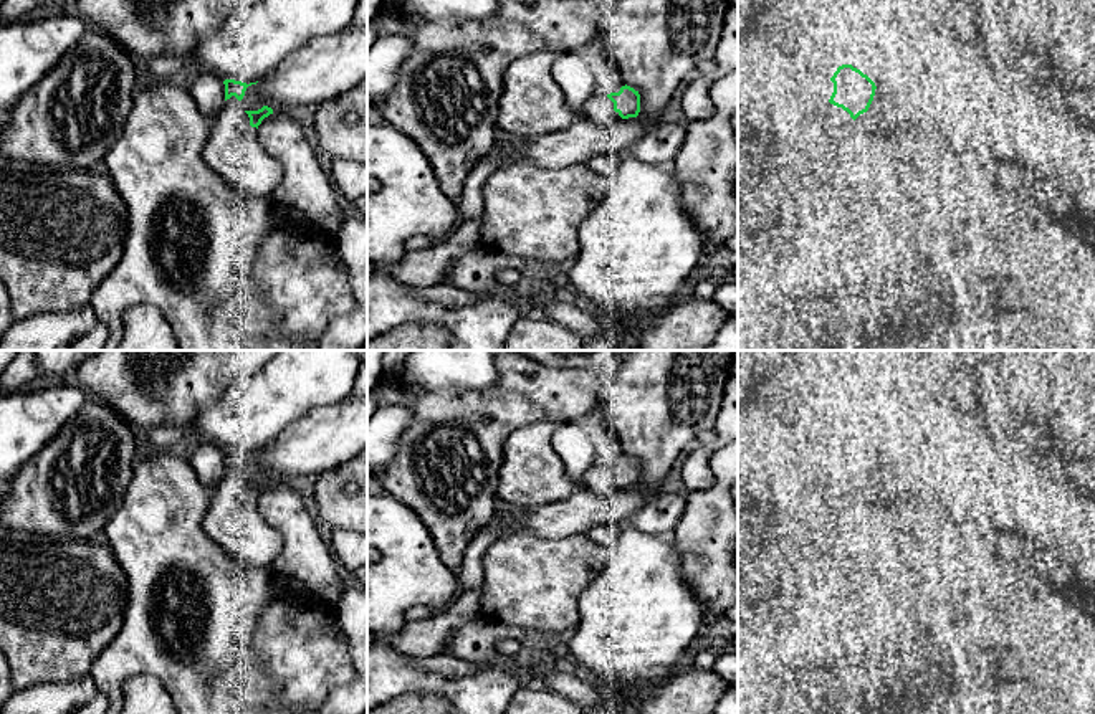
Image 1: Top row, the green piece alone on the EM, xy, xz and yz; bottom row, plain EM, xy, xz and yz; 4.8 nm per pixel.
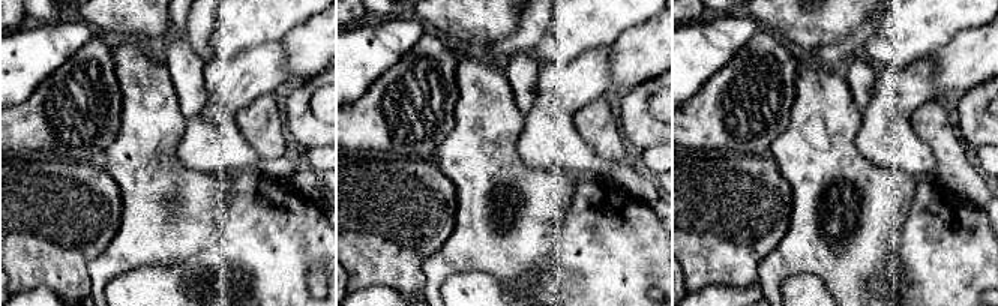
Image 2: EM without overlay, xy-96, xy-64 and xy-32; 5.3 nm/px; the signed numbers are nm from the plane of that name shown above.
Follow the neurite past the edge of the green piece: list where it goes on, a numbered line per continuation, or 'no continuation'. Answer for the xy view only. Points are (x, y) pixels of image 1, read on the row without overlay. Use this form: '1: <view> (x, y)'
1: xy (232, 521)

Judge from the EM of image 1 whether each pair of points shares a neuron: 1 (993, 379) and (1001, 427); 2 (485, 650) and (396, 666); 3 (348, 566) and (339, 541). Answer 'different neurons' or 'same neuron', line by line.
1: same neuron
2: different neurons
3: same neuron

